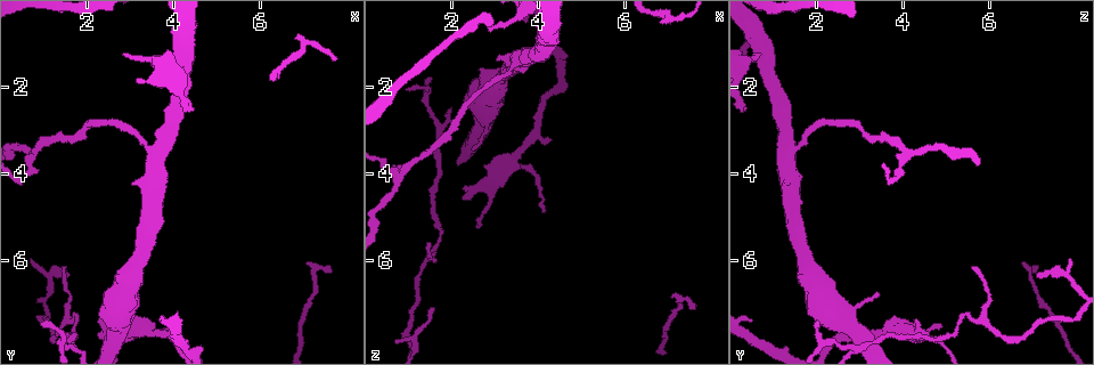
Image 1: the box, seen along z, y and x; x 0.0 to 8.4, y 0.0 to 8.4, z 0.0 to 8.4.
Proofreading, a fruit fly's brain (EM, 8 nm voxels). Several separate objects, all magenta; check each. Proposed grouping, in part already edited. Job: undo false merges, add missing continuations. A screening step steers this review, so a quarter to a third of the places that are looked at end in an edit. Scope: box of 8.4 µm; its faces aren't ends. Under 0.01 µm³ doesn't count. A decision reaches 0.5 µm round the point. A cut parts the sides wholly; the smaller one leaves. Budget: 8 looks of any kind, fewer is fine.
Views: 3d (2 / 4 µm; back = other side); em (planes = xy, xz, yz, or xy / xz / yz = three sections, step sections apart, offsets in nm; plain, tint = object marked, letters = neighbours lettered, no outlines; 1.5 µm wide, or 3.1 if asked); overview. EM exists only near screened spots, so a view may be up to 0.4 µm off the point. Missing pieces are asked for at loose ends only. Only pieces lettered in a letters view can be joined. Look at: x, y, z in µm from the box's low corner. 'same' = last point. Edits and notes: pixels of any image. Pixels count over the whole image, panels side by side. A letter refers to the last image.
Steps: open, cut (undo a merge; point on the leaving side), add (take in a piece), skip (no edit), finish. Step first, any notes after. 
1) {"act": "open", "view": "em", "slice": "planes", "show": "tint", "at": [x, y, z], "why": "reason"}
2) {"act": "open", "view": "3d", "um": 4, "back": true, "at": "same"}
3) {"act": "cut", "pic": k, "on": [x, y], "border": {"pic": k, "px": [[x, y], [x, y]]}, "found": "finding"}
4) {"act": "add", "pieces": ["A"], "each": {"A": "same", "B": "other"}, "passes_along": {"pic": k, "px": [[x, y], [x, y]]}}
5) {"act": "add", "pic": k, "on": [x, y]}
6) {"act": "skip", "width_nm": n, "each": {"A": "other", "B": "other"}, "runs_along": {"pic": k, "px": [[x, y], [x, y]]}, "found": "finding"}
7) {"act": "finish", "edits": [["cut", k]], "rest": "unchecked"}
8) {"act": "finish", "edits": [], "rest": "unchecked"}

{"act": "open", "view": "3d", "um": 2, "at": [2.80, 1.25, 0.65], "why": "tapers out"}

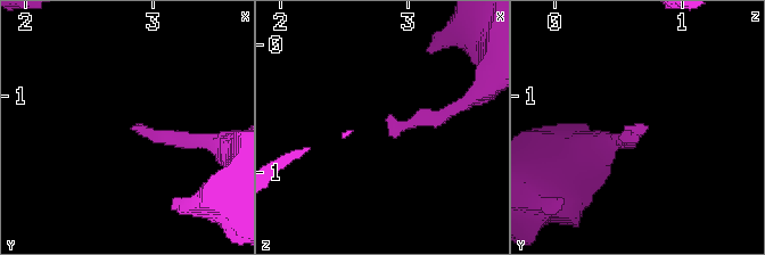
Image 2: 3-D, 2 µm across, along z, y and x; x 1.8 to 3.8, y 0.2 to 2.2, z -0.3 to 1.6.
{"act": "open", "view": "em", "slice": "xy", "step": 4, "show": "tint", "at": [2.88, 1.22, 0.60], "why": "need the tissue"}

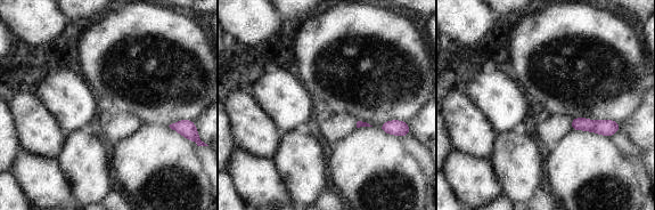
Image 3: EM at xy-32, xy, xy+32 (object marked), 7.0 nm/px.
{"act": "open", "view": "em", "slice": "yz", "step": 4, "show": "letters", "at": "same", "why": "cut it another way"}

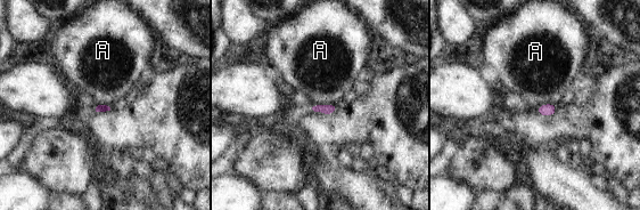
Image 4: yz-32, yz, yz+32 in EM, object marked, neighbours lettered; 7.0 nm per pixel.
{"act": "skip", "longest_contact_nm": ["A", 180], "each": {"A": "other"}, "found": "none of them fits"}

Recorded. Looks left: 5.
{"act": "open", "view": "3d", "um": 2, "at": [1.00, 7.50, 2.10], "why": "branch stops here"}

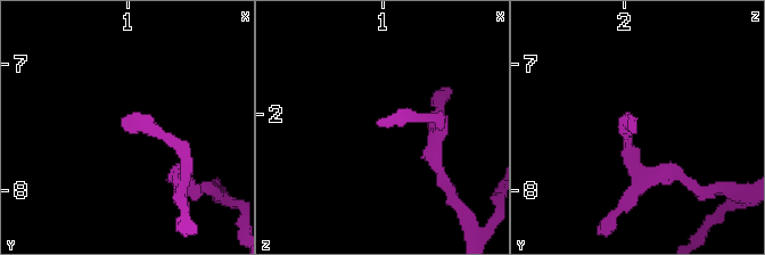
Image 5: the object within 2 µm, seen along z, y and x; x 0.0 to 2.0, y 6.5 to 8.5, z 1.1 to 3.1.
{"act": "open", "view": "em", "slice": "planes", "show": "letters", "at": [0.98, 7.50, 2.10]}

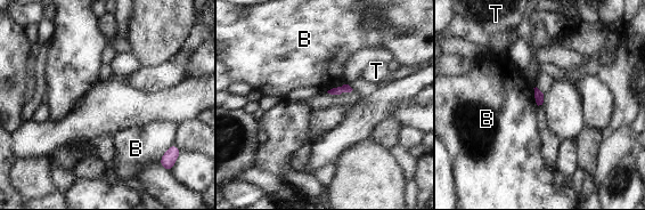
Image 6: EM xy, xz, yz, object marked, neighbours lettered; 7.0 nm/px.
{"act": "skip", "each": {"B": "other", "T": "other"}, "border": {"pic": 6, "px": [[532, 88], [533, 99], [538, 105]]}, "found": "no lettered piece goes on from it"}

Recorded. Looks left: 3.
{"act": "open", "view": "em", "slice": "planes", "show": "letters", "at": [1.60, 6.30, 7.05], "why": "tapers out"}

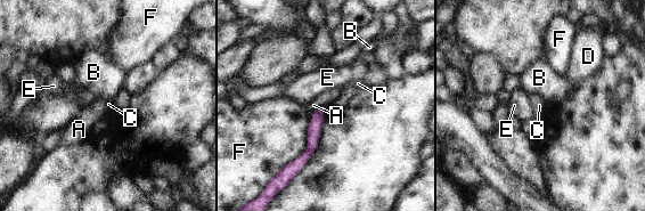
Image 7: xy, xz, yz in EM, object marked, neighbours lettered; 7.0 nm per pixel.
{"act": "skip", "each": {"A": "other", "B": "other", "C": "other", "D": "other", "E": "other", "F": "other"}, "border": {"pic": 7, "px": [[324, 106], [315, 111]]}, "found": "no lettered piece goes on from it"}

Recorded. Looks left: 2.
{"act": "finish", "edits": [], "rest": "unchecked"}

